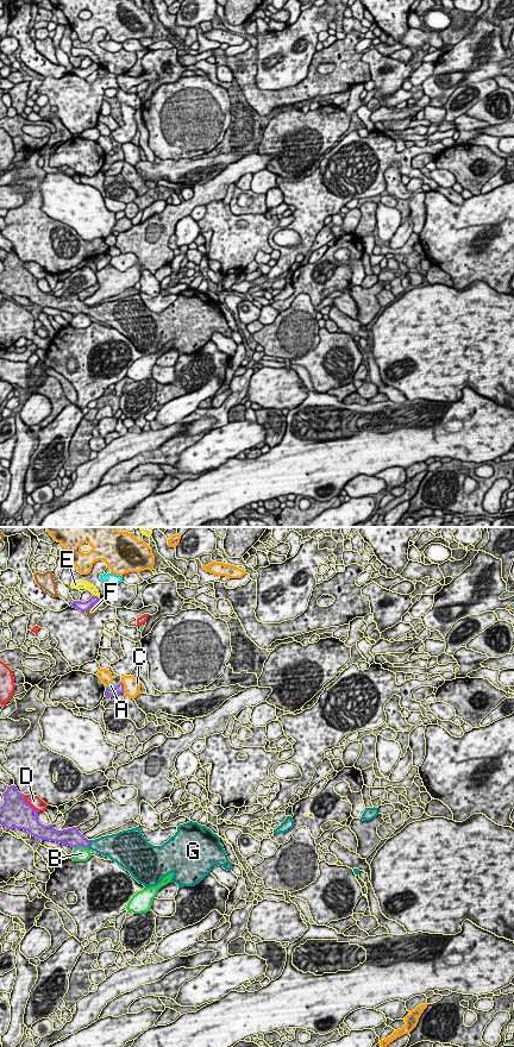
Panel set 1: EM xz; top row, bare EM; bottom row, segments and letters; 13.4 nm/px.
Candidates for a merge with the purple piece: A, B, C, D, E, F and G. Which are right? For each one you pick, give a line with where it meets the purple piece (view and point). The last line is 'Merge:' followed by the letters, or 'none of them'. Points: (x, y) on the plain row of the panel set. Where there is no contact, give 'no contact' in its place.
G: xz (88, 311)
Merge: G

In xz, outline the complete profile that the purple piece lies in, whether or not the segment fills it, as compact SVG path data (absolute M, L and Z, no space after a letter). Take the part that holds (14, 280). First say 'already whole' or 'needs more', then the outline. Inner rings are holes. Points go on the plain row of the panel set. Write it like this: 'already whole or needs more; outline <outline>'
needs more; outline M15 252L7 253L2 261L4 271L0 274L0 291L7 296L24 296L31 302L43 307L56 308L74 315L83 313L99 321L108 324L123 336L128 338L131 343L146 355L161 351L164 344L173 340L169 350L176 350L180 355L195 353L206 343L211 341L214 332L222 333L225 337L232 337L232 330L228 327L220 305L206 293L189 288L180 291L177 299L162 313L151 312L142 301L139 294L119 299L117 301L101 303L95 307L88 307L77 296L77 294L57 297L54 291L44 293L38 288L38 278L35 277L24 267L24 261L19 259Z

